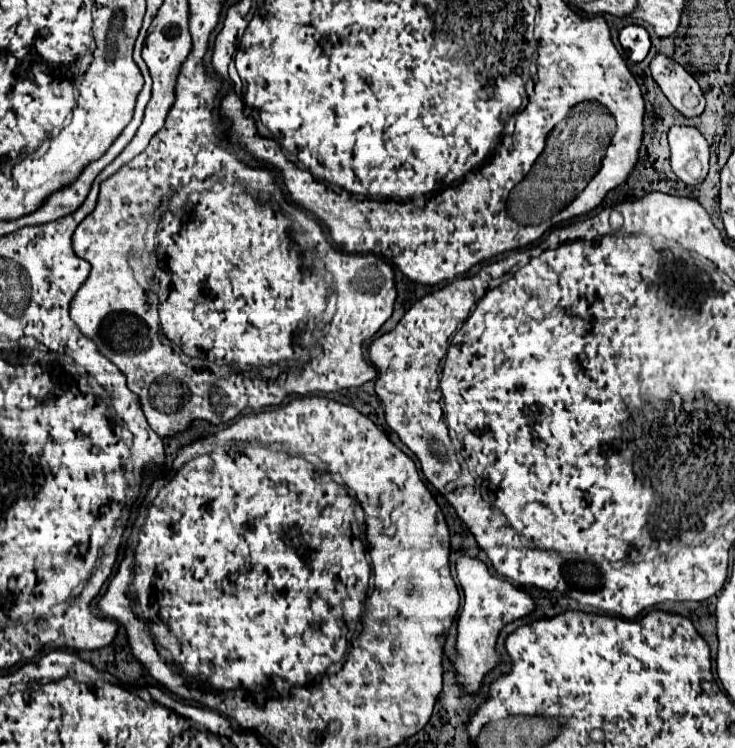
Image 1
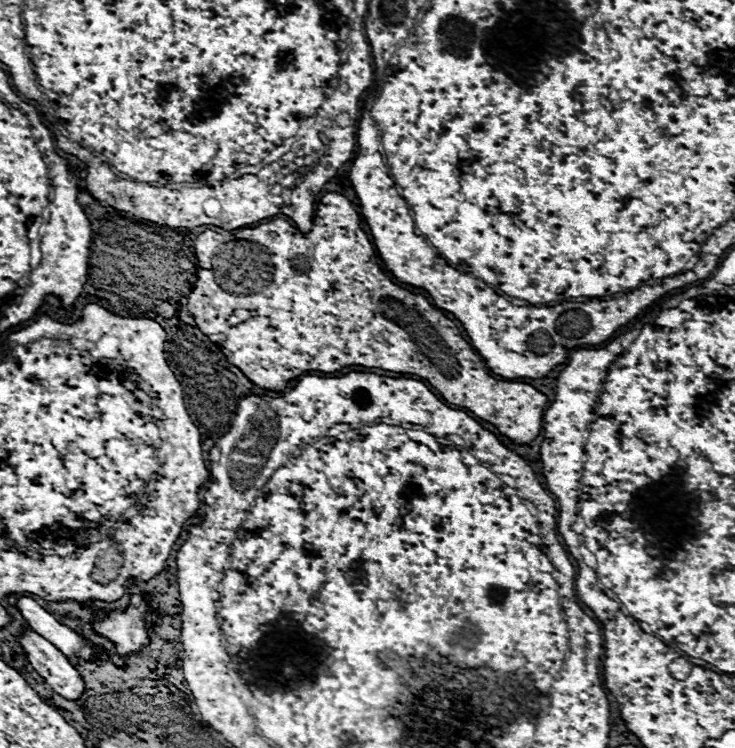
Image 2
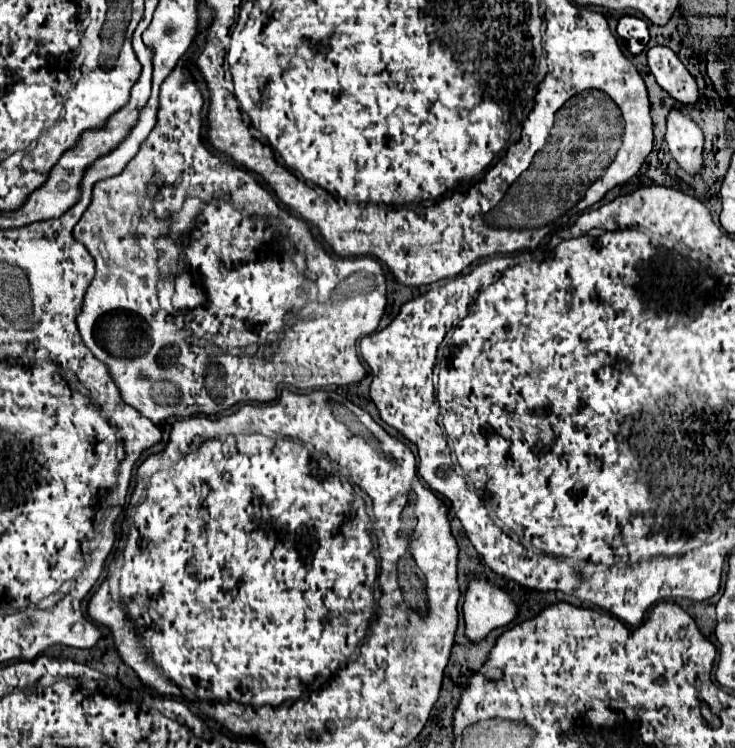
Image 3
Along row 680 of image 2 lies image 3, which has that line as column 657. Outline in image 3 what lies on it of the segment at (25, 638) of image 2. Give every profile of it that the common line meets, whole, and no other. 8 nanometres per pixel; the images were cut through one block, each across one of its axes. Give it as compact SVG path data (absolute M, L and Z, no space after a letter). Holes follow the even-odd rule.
M666 46L648 50L648 66L662 90L666 90L678 104L694 106L700 98L698 84L680 62L680 58Z

